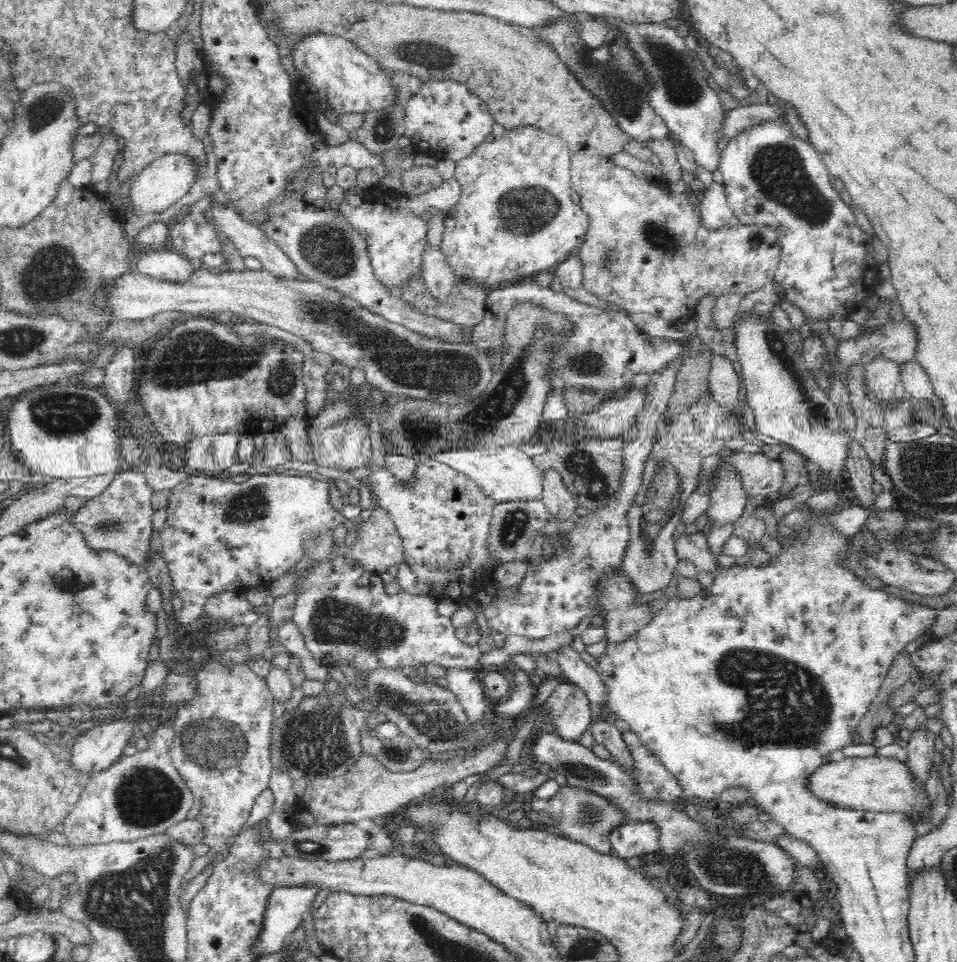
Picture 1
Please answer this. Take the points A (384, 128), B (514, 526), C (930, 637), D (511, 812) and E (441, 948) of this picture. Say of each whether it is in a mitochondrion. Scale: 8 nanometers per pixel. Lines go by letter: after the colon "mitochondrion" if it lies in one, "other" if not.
A: mitochondrion
B: mitochondrion
C: other
D: other
E: mitochondrion

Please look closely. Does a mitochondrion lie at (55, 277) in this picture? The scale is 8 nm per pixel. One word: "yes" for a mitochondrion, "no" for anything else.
yes

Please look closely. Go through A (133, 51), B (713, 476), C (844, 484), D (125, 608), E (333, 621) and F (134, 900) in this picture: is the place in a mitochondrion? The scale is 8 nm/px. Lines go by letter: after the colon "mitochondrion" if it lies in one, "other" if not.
A: other
B: other
C: other
D: other
E: mitochondrion
F: mitochondrion

